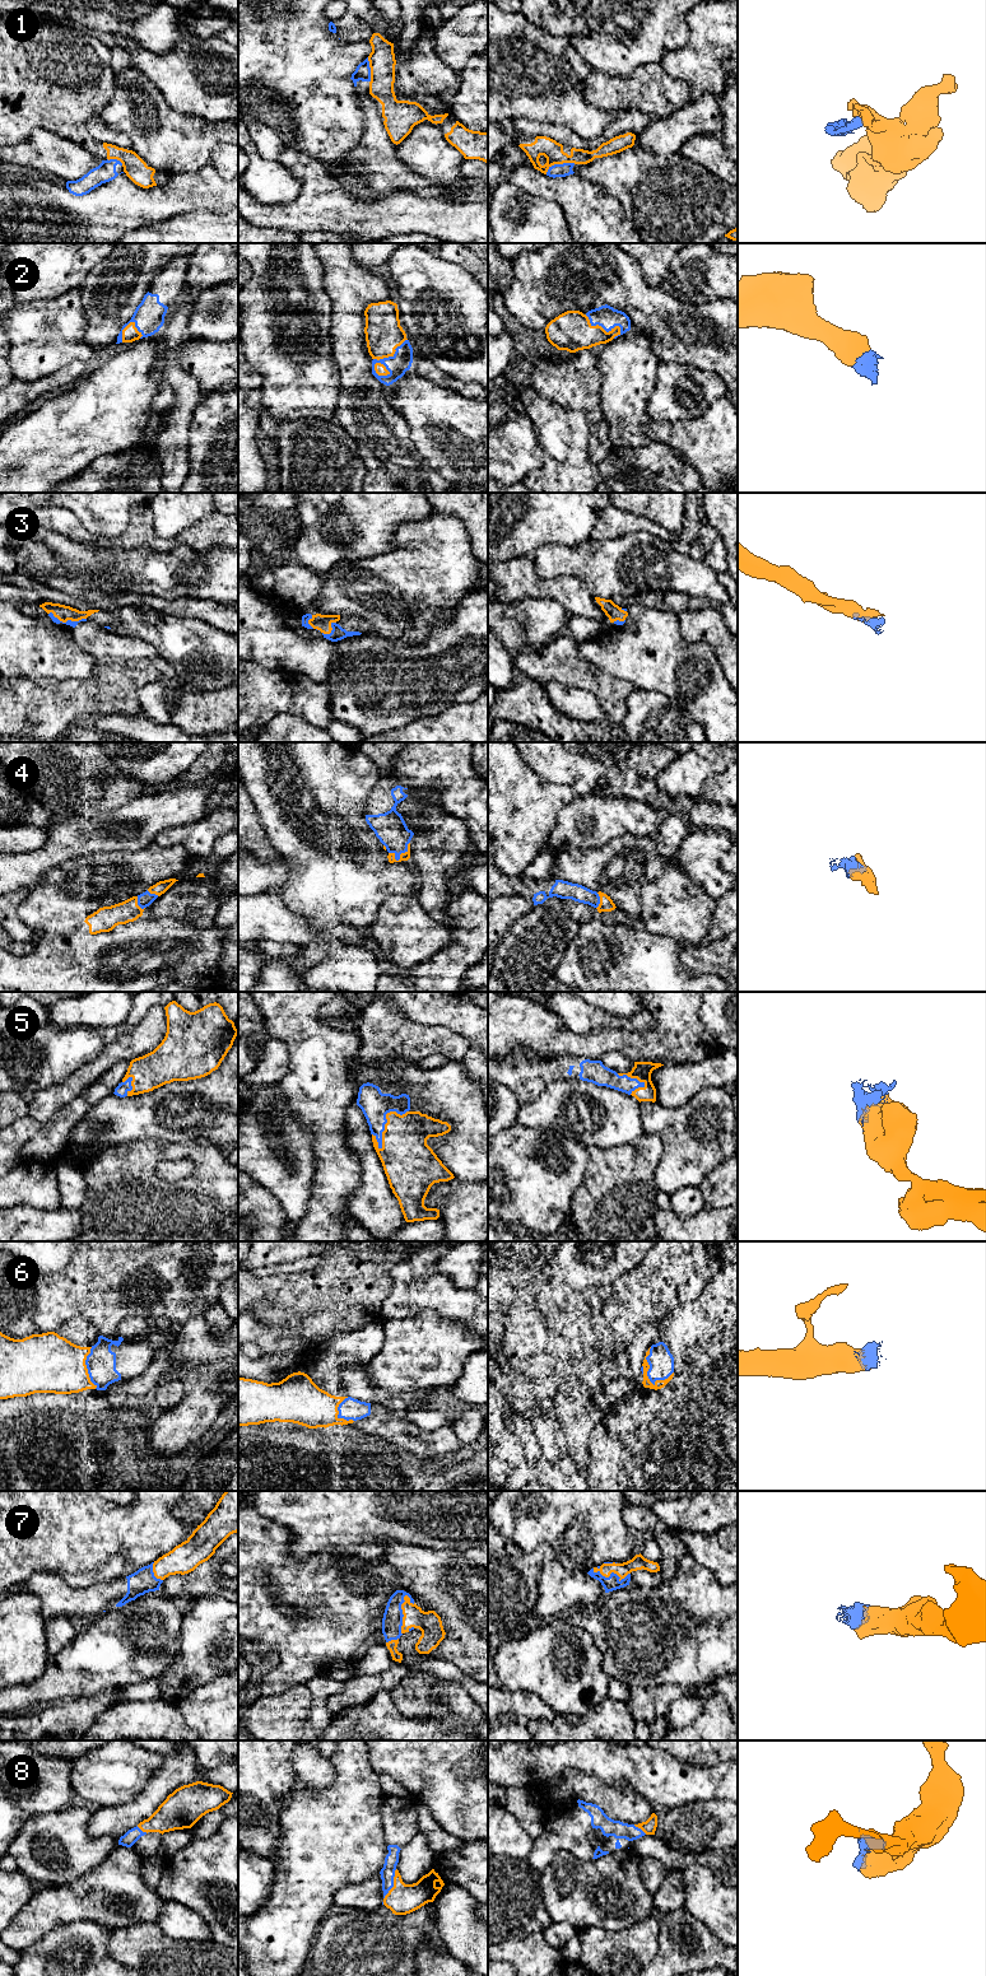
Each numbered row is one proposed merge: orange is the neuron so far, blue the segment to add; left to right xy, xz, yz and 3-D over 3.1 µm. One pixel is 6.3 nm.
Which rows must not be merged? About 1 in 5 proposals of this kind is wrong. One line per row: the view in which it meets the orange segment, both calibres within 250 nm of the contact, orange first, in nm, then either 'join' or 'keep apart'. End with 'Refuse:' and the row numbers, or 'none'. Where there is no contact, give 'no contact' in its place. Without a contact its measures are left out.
1: contact in yz; calibres 120 and 80 nm; keep apart
2: contact in xz; calibres 240 and 130 nm; join
3: contact in xy; calibres 100 and 40 nm; join
4: contact in xz; calibres 50 and 200 nm; join
5: contact in xz; calibres 300 and 180 nm; join
6: contact in yz; calibres 60 and 160 nm; join
7: contact in xz; calibres 150 and 130 nm; join
8: contact in xz; calibres 190 and 90 nm; join
Refuse: 1

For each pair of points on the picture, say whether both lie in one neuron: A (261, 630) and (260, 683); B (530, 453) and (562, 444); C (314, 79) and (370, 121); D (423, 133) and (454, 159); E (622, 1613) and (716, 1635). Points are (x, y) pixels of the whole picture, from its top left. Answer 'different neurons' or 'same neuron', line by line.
A: different neurons
B: different neurons
C: different neurons
D: same neuron
E: same neuron

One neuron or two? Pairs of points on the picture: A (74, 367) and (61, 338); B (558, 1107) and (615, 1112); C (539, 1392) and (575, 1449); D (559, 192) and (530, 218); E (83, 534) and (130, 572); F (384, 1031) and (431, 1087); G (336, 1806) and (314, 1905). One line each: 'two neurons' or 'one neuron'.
A: two neurons
B: one neuron
C: two neurons
D: two neurons
E: two neurons
F: two neurons
G: one neuron

